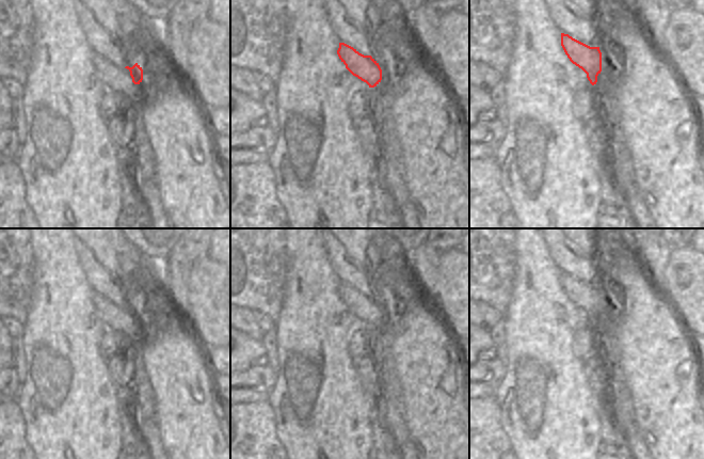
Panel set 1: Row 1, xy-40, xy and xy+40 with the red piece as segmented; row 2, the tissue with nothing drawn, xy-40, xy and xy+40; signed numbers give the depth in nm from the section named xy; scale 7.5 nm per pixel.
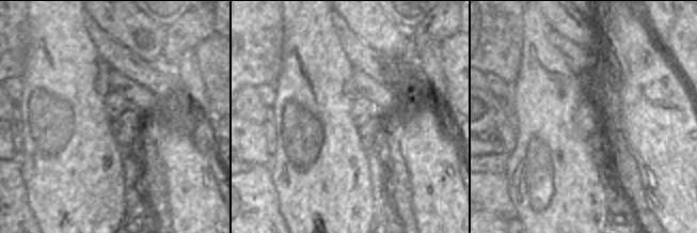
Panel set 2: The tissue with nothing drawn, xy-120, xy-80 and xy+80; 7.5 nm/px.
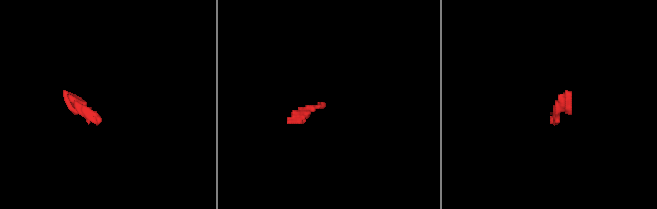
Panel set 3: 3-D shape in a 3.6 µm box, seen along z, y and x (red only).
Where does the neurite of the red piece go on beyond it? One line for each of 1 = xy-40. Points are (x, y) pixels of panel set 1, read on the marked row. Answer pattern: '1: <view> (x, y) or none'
1: xy-40 (118, 79)

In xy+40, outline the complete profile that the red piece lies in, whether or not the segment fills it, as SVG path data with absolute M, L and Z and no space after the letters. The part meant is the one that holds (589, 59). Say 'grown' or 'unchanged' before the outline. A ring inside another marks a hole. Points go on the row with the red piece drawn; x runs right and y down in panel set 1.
unchanged; M561 33L561 46L570 61L587 74L590 83L596 84L602 72L599 47L590 47L564 33Z

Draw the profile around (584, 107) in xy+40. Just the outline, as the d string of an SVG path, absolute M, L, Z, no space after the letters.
M583 90L577 92L572 110L579 122L588 122L597 116L592 91L589 93Z

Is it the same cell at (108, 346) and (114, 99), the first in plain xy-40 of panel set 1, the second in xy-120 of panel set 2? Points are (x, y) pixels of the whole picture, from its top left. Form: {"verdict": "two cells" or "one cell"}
{"verdict": "one cell"}

